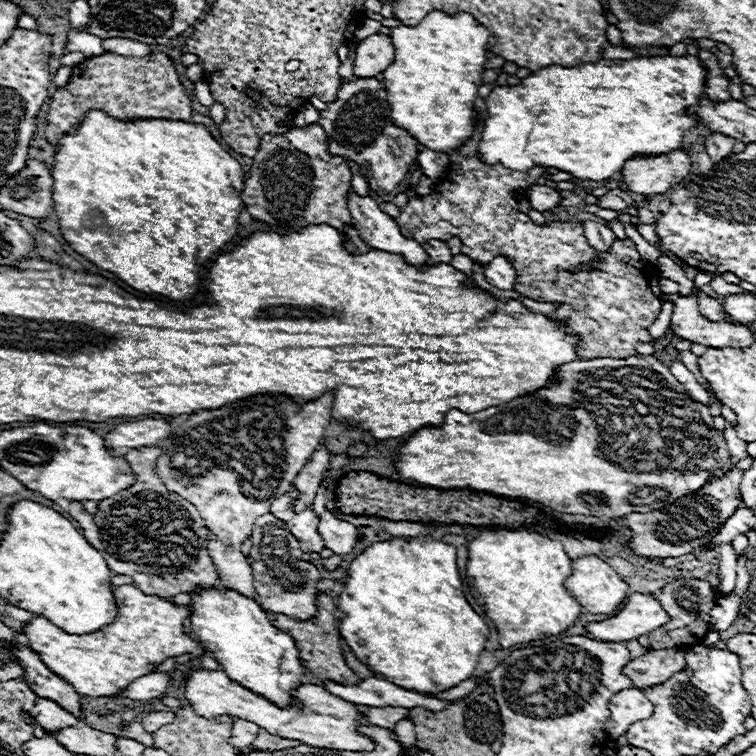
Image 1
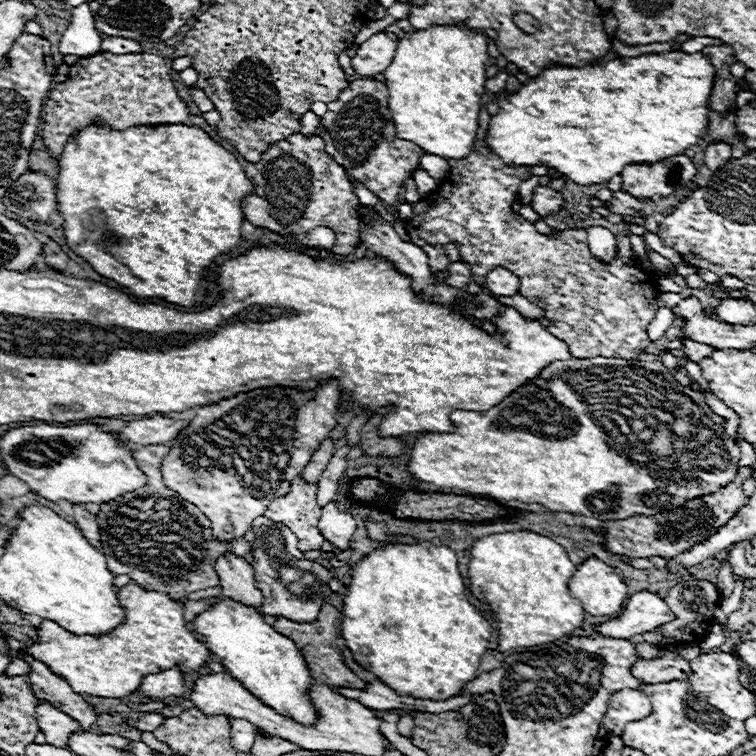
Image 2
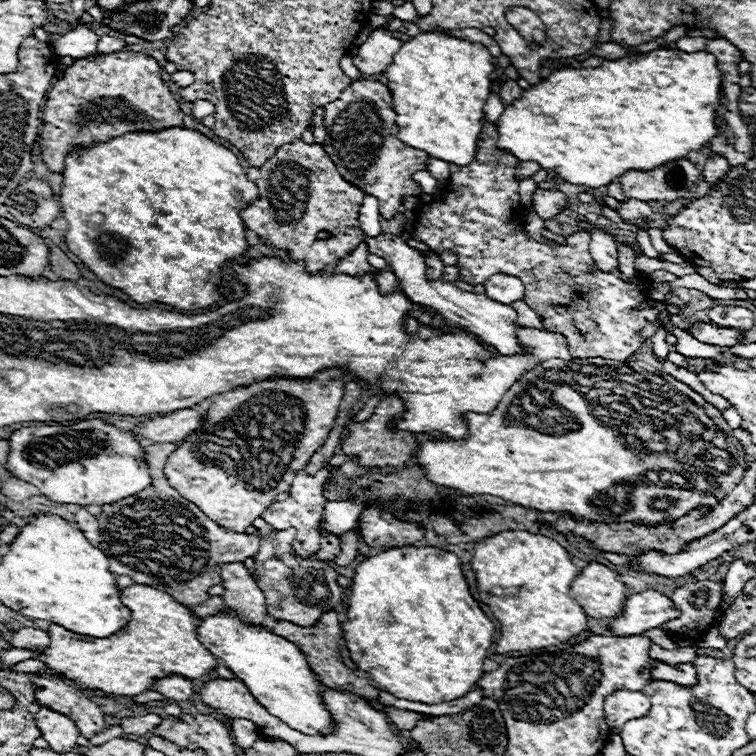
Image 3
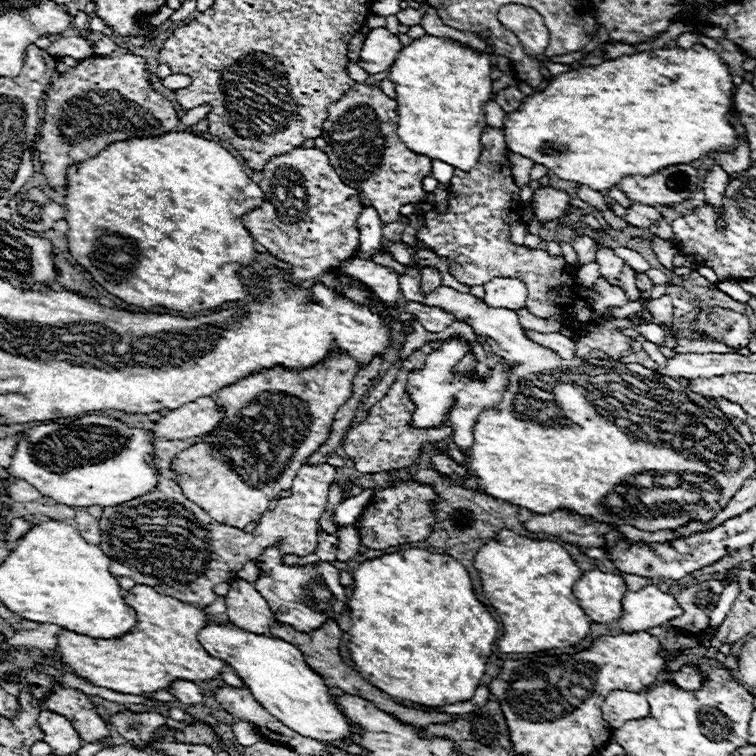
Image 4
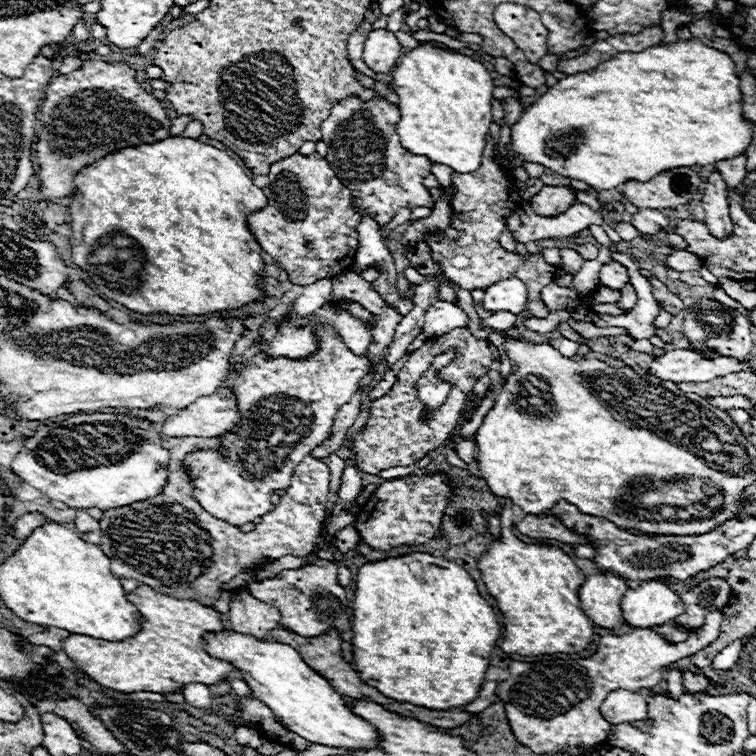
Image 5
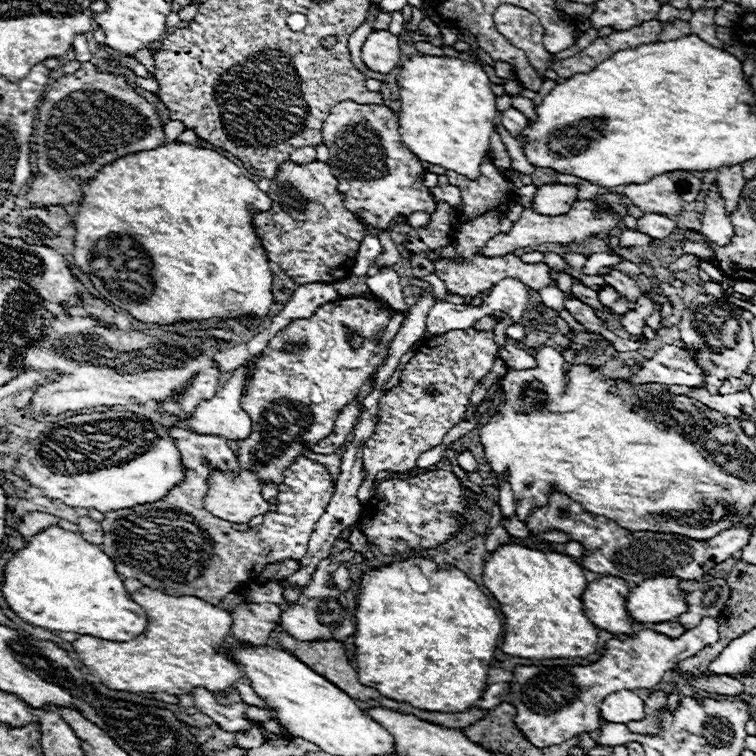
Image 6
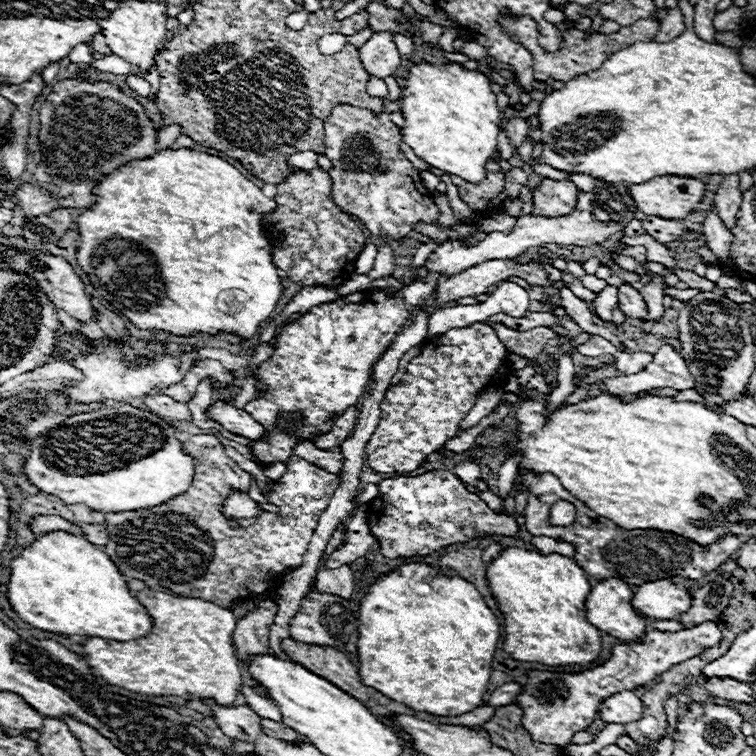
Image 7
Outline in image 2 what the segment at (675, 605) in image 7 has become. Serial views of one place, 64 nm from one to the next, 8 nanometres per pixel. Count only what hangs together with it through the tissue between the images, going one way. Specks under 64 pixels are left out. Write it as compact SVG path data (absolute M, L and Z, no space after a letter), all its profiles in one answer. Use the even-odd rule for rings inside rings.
M644 590L644 592L632 594L624 604L622 614L604 624L598 624L596 632L606 638L630 640L632 636L660 628L672 618L674 614L666 606L666 602L660 596Z

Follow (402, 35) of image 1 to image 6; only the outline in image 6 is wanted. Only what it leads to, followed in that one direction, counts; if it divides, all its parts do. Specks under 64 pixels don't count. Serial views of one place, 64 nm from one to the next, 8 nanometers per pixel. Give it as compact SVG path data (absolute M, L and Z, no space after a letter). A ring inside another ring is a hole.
M414 54L402 64L396 84L402 102L398 122L402 144L424 162L476 180L496 116L492 82L482 66L450 56Z

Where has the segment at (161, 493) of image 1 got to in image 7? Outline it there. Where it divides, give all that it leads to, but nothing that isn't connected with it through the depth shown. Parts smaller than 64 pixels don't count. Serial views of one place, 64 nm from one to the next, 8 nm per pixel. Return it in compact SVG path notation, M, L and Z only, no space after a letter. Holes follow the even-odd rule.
M214 434L190 436L182 442L182 448L194 458L194 480L190 488L148 510L108 512L104 524L108 542L104 552L124 576L138 578L152 590L172 590L170 594L174 596L200 598L230 608L234 600L266 594L278 572L302 564L318 518L340 486L340 478L300 456L292 456L286 464L284 478L276 482L268 496L268 502L280 510L262 512L254 526L232 528L220 514L220 506L228 490L248 490L248 472L226 456L224 444Z

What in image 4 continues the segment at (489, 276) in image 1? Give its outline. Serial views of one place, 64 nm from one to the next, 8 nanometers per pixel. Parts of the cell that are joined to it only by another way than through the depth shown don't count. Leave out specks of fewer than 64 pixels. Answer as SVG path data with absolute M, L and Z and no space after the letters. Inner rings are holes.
M494 278L486 284L486 304L518 310L526 302L526 286L518 278Z

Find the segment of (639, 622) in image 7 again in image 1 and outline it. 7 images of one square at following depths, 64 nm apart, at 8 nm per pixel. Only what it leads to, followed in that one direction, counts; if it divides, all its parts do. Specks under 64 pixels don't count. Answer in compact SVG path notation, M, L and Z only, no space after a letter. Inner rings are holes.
M586 554L572 560L572 574L564 588L590 614L614 614L628 594L628 584L602 558Z

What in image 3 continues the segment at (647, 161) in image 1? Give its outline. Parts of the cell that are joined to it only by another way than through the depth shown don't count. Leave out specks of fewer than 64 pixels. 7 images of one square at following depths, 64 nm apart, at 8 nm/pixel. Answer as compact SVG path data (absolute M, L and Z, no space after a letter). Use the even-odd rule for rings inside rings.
M682 158L662 164L652 170L628 170L620 176L622 190L628 198L636 198L642 202L650 200L676 200L688 198L692 194L692 184L700 180L698 168ZM688 192L688 194L686 194Z

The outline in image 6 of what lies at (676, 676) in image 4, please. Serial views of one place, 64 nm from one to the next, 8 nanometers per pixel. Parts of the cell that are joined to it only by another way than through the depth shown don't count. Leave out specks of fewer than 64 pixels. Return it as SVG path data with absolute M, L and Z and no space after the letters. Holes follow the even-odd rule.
M698 676L698 678L690 678L688 684L694 686L696 690L716 692L716 694L724 694L724 696L736 696L736 694L744 692L744 686L730 676Z

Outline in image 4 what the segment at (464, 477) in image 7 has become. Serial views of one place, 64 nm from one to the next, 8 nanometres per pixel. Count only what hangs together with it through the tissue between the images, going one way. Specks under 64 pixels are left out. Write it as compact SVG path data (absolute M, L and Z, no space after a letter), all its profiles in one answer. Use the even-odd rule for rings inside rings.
M446 340L438 350L430 352L426 356L426 364L422 370L412 370L408 374L408 392L418 390L418 394L408 394L414 402L416 410L412 414L412 426L414 428L436 428L440 424L446 424L452 428L452 440L460 450L466 450L472 446L472 426L480 412L496 408L496 404L502 400L502 394L506 392L510 384L510 370L512 366L494 366L484 378L460 378L460 374L454 374L452 368L468 354L468 344L462 340Z

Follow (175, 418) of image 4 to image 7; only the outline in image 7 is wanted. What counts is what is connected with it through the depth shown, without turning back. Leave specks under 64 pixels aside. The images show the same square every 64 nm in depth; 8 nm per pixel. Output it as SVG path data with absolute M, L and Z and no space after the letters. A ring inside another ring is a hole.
M229 395L227 398L220 398L214 404L210 404L204 410L206 418L218 422L224 430L236 434L236 436L244 436L250 440L256 440L256 436L262 436L264 428L252 420L252 416L248 416L248 412L238 410L234 406L233 397Z

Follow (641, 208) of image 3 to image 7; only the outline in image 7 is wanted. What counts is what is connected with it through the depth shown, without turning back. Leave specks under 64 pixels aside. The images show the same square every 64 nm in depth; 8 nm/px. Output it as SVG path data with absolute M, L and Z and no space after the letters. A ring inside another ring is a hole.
M646 216L642 220L642 226L644 226L646 234L650 234L660 244L668 244L668 242L680 240L680 236L686 230L682 222L676 222L676 220L660 220L660 216Z

